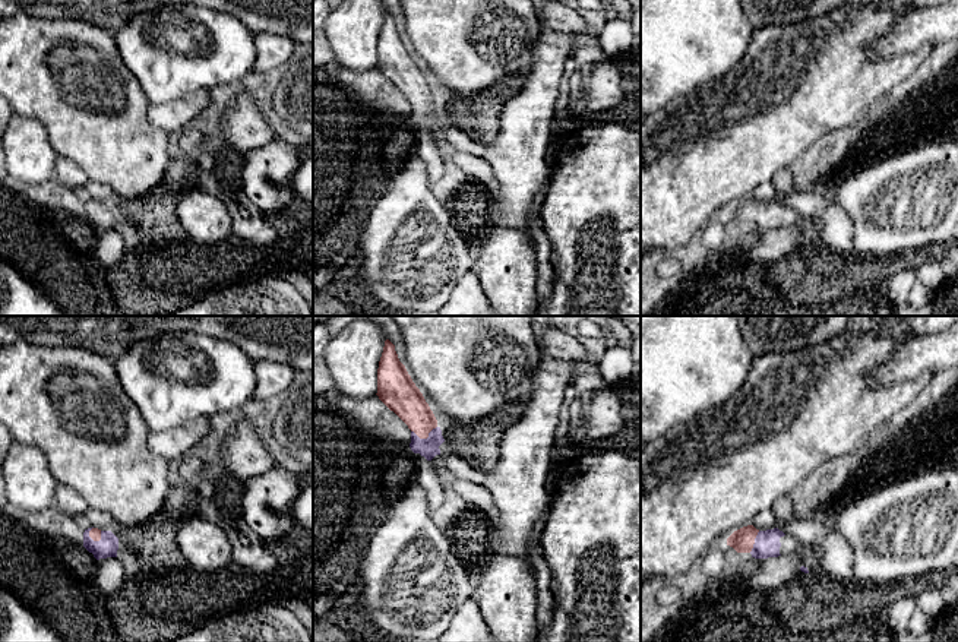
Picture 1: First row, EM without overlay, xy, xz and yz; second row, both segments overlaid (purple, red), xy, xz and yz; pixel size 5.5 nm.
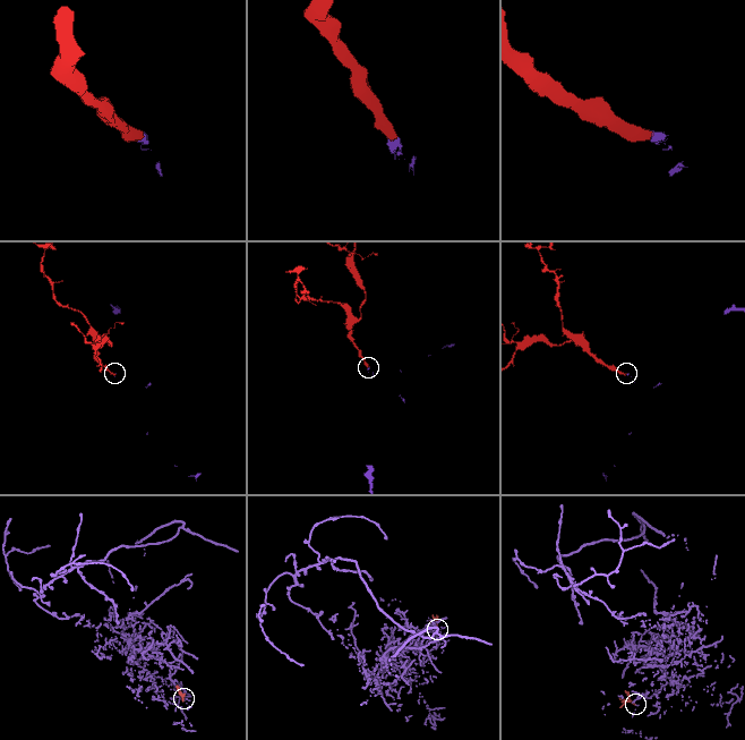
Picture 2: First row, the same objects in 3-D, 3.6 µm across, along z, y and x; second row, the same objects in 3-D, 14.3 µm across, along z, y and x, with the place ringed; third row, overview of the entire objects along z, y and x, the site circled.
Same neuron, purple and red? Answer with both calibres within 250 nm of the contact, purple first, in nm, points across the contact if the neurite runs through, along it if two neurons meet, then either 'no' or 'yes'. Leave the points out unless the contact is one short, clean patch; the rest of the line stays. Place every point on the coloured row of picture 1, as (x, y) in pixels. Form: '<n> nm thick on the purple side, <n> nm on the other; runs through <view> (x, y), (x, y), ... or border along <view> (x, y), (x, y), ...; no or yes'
110 nm thick on the purple side, 190 nm on the other; runs through xz (429, 448), (424, 439), (423, 423), (405, 399); yes

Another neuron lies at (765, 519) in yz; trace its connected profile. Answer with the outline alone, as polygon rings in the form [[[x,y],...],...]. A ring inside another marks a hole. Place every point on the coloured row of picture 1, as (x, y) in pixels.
[[[771,510],[758,512],[752,521],[752,525],[759,531],[774,529],[778,525],[777,516]]]

